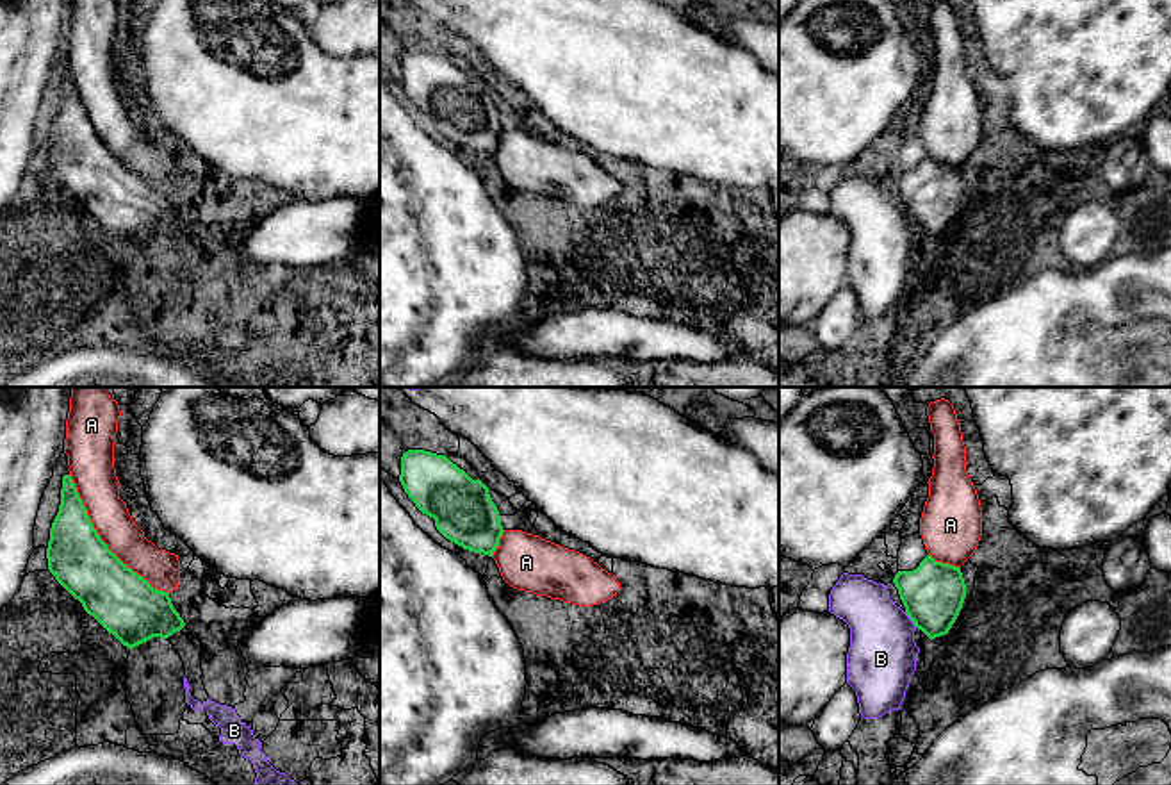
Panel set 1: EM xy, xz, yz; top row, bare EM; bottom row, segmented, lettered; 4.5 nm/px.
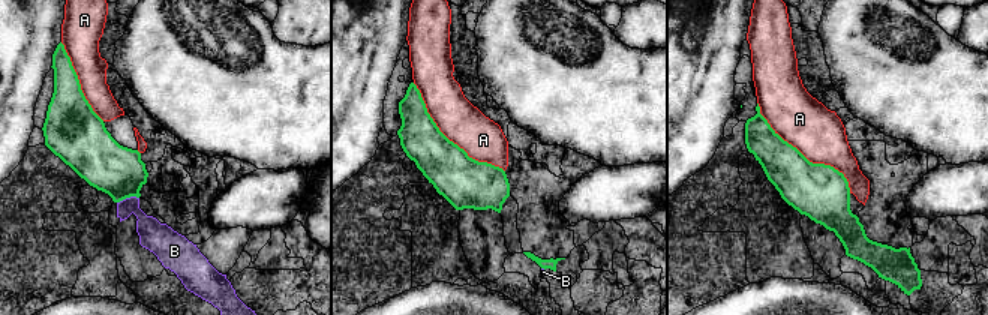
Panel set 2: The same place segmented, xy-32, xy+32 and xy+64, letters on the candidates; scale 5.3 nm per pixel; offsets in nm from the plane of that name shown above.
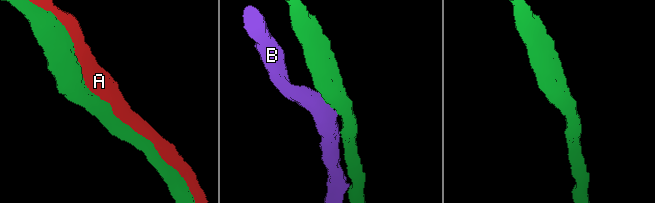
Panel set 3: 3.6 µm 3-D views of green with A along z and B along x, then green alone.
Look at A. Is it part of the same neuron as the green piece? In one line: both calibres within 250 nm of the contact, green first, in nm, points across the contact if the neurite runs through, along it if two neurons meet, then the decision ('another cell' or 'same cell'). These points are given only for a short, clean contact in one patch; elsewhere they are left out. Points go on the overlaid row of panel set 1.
calibres 280 and 190 nm; same cell

